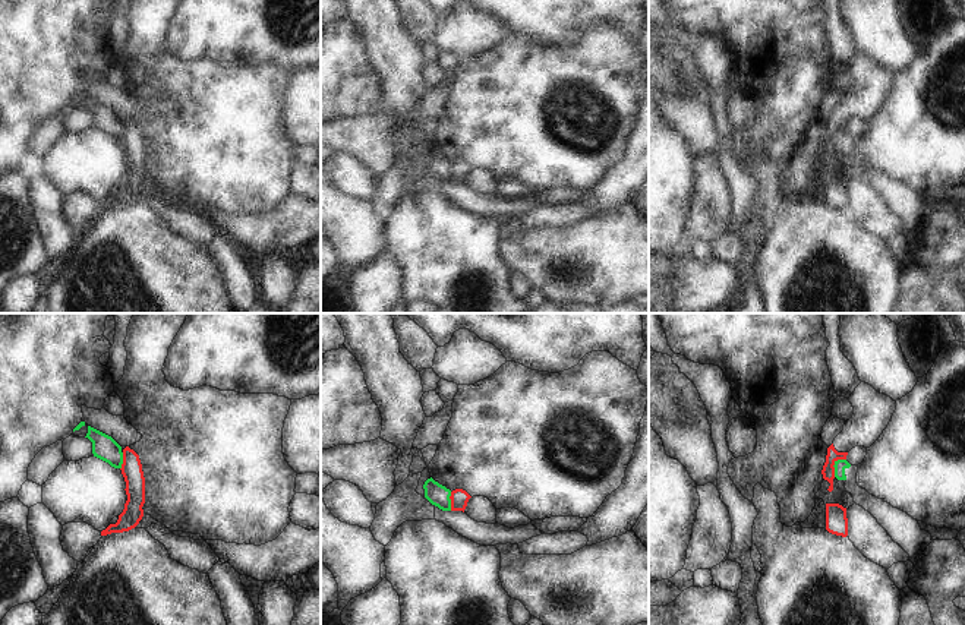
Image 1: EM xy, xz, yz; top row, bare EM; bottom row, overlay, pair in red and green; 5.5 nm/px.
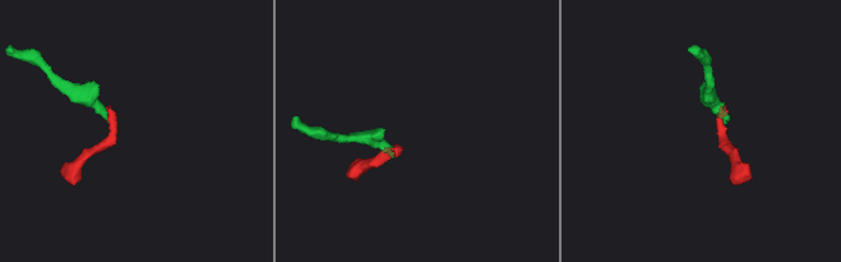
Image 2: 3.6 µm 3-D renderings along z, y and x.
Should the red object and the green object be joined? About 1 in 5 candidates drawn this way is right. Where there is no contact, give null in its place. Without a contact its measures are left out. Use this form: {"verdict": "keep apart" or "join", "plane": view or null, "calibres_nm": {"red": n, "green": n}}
{"verdict": "keep apart", "plane": "yz", "calibres_nm": {"red": 70, "green": 70}}

